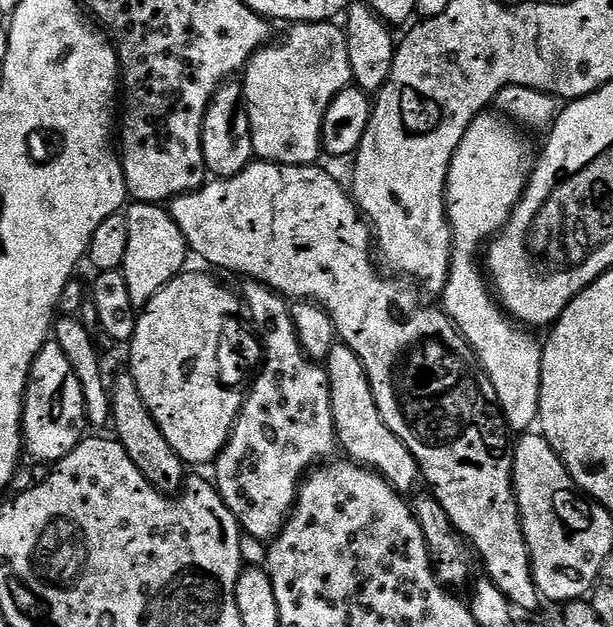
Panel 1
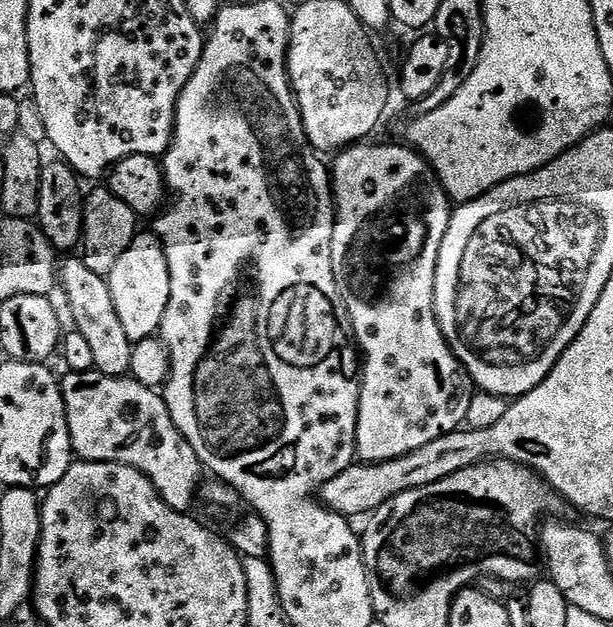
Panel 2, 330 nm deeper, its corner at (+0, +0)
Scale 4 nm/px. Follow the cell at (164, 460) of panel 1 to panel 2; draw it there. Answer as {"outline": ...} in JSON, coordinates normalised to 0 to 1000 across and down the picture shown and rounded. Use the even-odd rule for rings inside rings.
{"outline":[[[135,413],[111,415],[96,423],[95,447],[104,453],[104,472],[111,477],[111,491],[117,496],[117,510],[122,528],[131,530],[135,539],[140,539],[142,549],[148,553],[148,563],[153,565],[152,589],[175,600],[201,600],[207,601],[215,590],[215,557],[219,544],[206,539],[206,525],[199,522],[199,512],[192,509],[192,494],[186,494],[186,475],[179,475],[179,463],[176,461],[175,445],[160,437],[153,437],[153,431],[147,431],[147,424],[137,421]]]}

